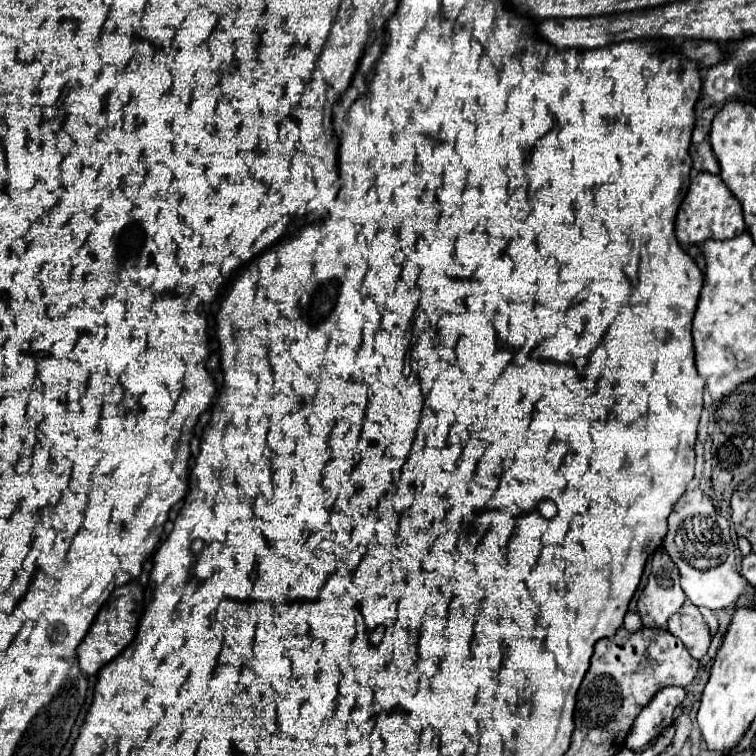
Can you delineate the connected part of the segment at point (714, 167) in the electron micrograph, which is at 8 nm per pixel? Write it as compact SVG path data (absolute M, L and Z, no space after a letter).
M701 142L697 146L691 146L691 156L693 156L693 168L695 170L707 170L711 174L719 174L719 164L717 158L709 146L709 142Z

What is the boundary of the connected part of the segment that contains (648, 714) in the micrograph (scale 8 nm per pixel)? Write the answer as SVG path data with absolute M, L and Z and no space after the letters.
M683 688L661 690L659 694L655 694L651 704L647 704L647 708L643 708L643 712L635 718L625 748L643 750L649 742L659 738L661 732L673 724L675 708L681 706L683 698L685 698Z

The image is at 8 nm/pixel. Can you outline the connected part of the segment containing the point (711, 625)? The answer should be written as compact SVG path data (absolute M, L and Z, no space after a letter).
M685 602L679 608L679 612L675 612L669 618L669 632L675 638L679 638L685 644L685 648L689 650L689 654L697 660L701 660L707 654L709 644L711 644L711 635L715 635L718 631L715 614L707 608L699 608L699 610L691 602Z

